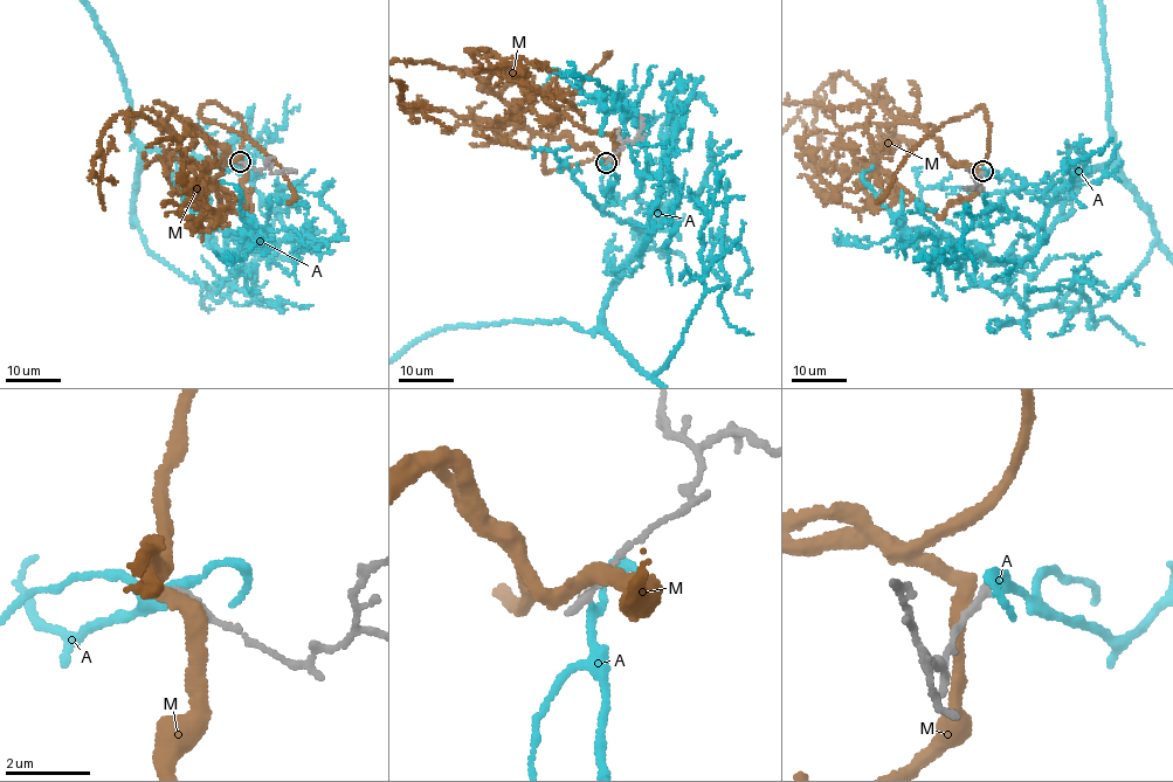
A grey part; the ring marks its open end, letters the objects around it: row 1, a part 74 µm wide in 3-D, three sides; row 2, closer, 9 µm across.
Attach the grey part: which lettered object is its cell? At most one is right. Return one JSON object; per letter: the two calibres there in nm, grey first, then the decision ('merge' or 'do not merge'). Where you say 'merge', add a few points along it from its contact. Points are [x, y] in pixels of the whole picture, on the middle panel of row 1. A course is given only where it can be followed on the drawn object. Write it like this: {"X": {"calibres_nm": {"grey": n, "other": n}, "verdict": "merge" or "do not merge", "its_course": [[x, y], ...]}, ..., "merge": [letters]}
{"A": {"calibres_nm": {"grey": 200, "other": 170}, "verdict": "do not merge"}, "M": {"calibres_nm": {"grey": 220, "other": 320}, "verdict": "do not merge"}, "merge": []}

